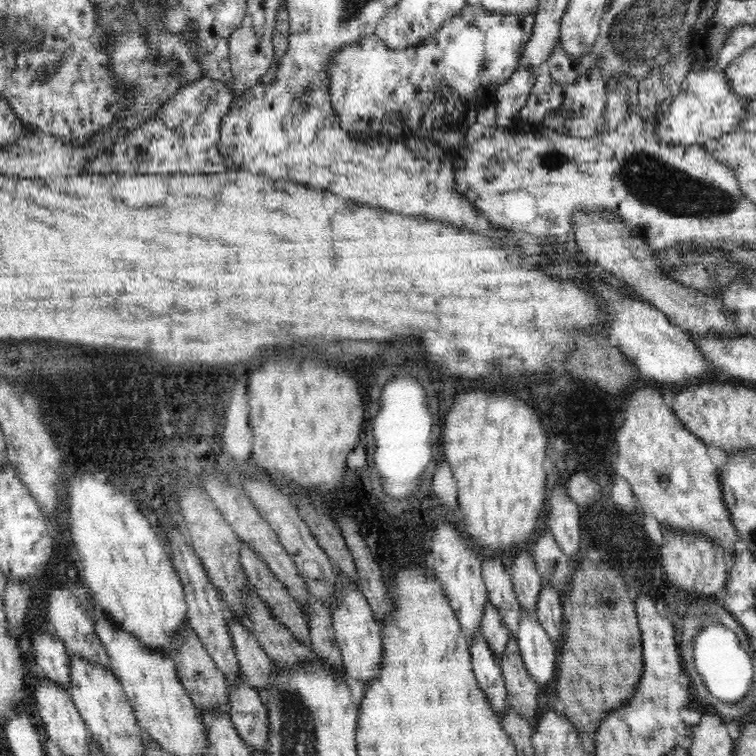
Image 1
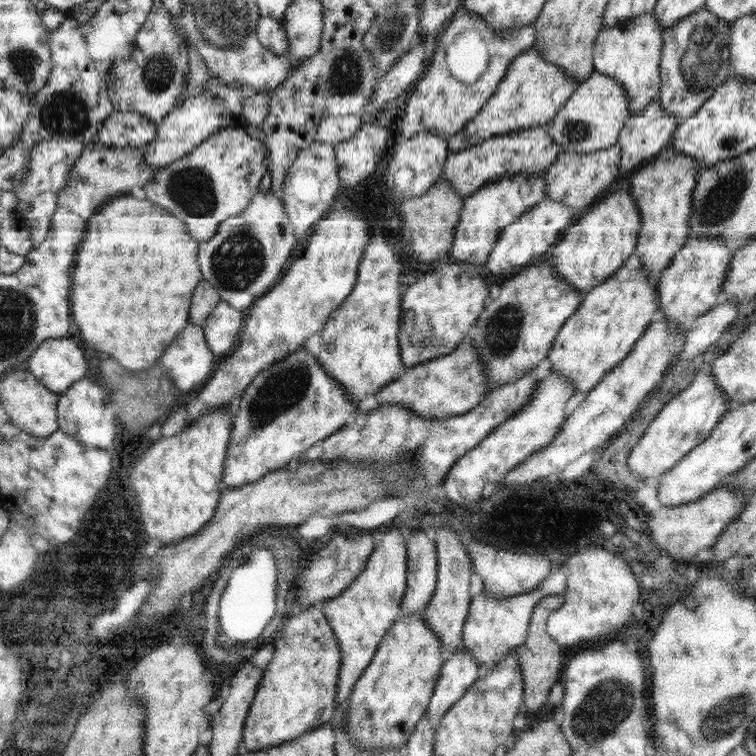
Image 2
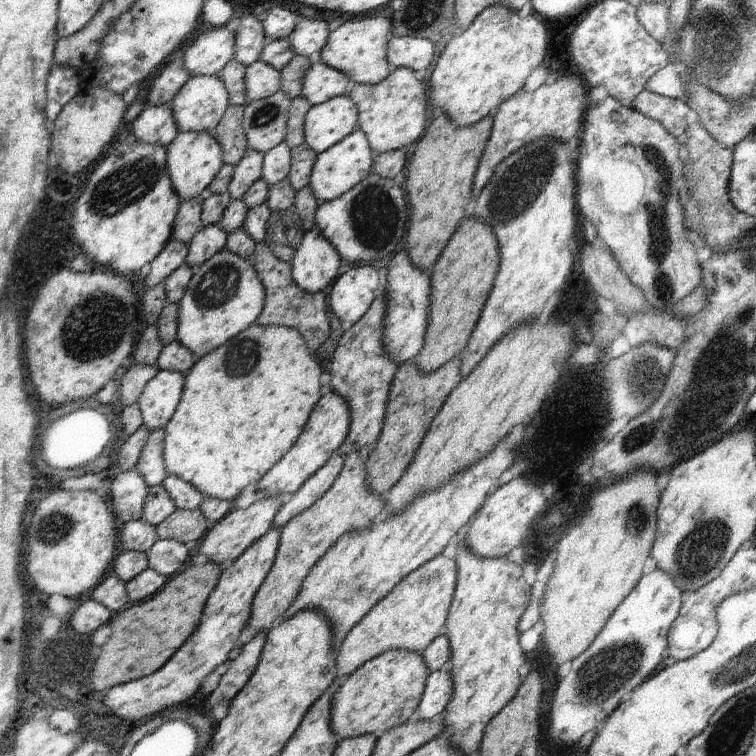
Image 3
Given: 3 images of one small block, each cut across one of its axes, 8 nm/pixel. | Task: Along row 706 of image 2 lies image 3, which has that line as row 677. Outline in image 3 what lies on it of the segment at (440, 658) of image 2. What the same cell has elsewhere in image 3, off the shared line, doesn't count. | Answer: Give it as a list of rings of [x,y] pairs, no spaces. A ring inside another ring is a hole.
[[[407,650],[386,651],[364,663],[352,675],[347,677],[339,686],[337,692],[332,695],[333,701],[329,721],[331,722],[331,731],[334,733],[337,742],[339,743],[350,737],[378,735],[406,723],[418,706],[430,673],[421,658],[421,654]]]

